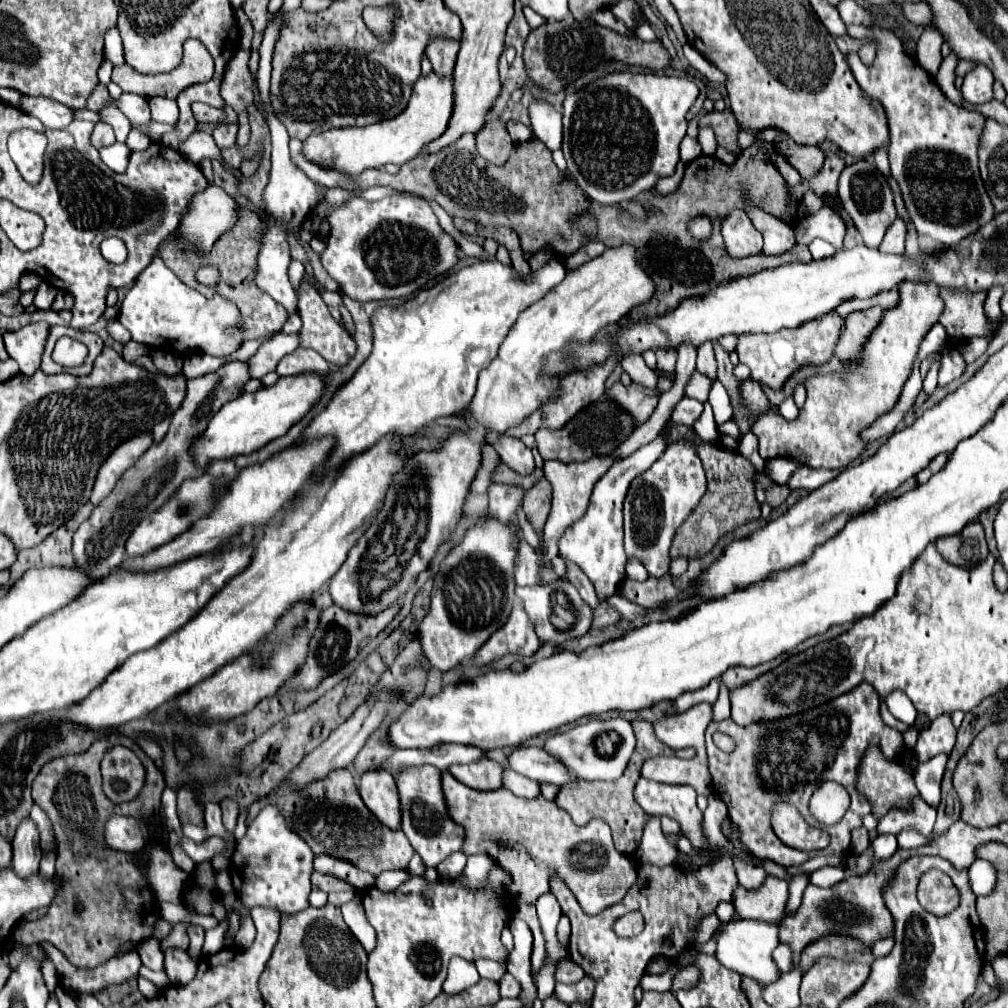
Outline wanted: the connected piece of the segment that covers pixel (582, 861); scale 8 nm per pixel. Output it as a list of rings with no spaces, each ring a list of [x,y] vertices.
[[[443,772],[443,790],[445,790],[449,816],[457,824],[465,826],[463,852],[467,856],[487,852],[499,866],[509,870],[509,874],[513,876],[513,886],[511,886],[513,898],[523,896],[523,902],[527,902],[527,904],[535,902],[541,894],[545,894],[549,890],[549,874],[551,874],[551,870],[555,870],[565,880],[565,884],[573,890],[581,908],[587,914],[597,914],[597,912],[613,906],[615,902],[619,902],[627,894],[629,886],[635,882],[633,860],[629,856],[617,852],[611,838],[579,836],[581,828],[575,826],[573,820],[569,818],[569,814],[565,810],[561,810],[553,800],[545,800],[543,796],[537,796],[533,800],[517,798],[515,794],[509,794],[509,790],[505,790],[505,788],[491,790],[491,792],[479,792],[469,786],[463,786],[449,772]]]

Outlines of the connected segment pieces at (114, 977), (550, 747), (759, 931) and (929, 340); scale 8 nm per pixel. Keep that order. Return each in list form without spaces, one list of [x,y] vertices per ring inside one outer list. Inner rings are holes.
[[[45,948],[45,952],[57,968],[59,986],[73,994],[95,994],[107,986],[123,984],[131,978],[137,978],[139,968],[143,966],[137,950],[125,952],[123,956],[113,956],[105,964],[99,964],[89,970],[69,964],[57,948]]]
[[[611,718],[611,720],[589,720],[581,726],[575,726],[573,730],[555,734],[545,742],[543,748],[551,752],[553,756],[557,756],[583,780],[615,780],[625,772],[625,764],[631,758],[635,744],[637,744],[637,738],[635,738],[631,722],[623,718]],[[601,736],[607,736],[611,746],[599,748]]]
[[[737,920],[729,924],[721,924],[721,934],[717,940],[717,960],[753,980],[757,980],[761,986],[777,982],[781,972],[777,970],[777,964],[773,962],[773,950],[779,946],[779,940],[773,938],[777,934],[777,924],[767,924],[767,922],[757,922],[757,920]]]
[[[939,322],[929,330],[929,334],[925,336],[923,344],[921,344],[921,352],[919,352],[919,362],[929,354],[929,352],[935,352],[935,350],[943,350],[947,342],[947,334],[945,334],[945,326],[941,326]]]

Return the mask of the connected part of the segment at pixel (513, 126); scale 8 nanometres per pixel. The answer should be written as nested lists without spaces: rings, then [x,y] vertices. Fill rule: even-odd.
[[[509,120],[507,124],[509,124],[509,134],[511,134],[513,142],[525,142],[525,138],[527,140],[531,138],[531,130],[525,124],[521,124],[517,120]]]

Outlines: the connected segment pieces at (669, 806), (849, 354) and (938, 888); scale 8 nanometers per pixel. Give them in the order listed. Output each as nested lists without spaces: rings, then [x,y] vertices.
[[[639,778],[635,784],[635,802],[653,816],[669,816],[681,824],[681,830],[691,840],[695,850],[711,848],[703,838],[699,822],[703,812],[695,804],[697,792],[691,786],[665,786],[661,782],[649,782]]]
[[[881,306],[869,308],[863,312],[853,312],[845,316],[845,326],[841,330],[841,338],[837,340],[835,354],[841,362],[849,362],[849,358],[857,358],[857,350],[861,350],[861,342],[873,332],[873,328],[881,320]]]
[[[929,870],[921,876],[917,898],[919,904],[933,916],[945,916],[961,902],[959,890],[953,886],[951,878],[939,870]]]

